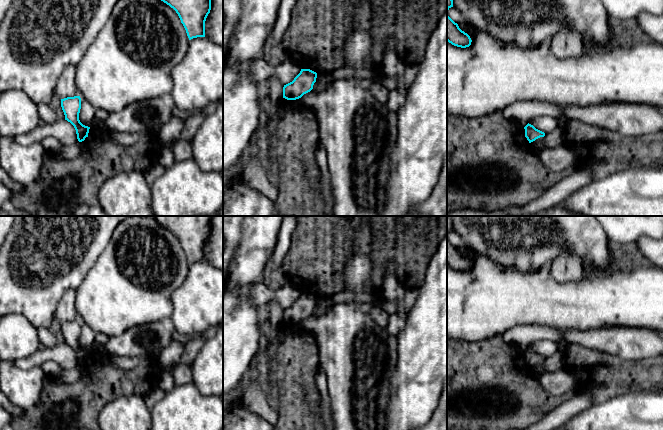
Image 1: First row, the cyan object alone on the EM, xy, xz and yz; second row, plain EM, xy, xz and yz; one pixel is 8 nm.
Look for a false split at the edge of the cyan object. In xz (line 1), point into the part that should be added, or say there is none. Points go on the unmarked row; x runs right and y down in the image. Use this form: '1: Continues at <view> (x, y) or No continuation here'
1: No continuation here

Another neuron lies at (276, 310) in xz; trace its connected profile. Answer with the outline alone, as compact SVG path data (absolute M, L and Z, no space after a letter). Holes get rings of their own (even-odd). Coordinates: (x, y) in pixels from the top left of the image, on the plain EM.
M275 299L271 300L268 305L270 308L269 322L273 328L278 328L283 323L284 308Z

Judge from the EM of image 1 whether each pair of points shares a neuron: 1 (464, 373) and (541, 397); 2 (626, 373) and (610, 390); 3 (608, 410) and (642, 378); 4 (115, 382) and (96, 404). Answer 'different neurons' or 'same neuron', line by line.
1: same neuron
2: same neuron
3: different neurons
4: same neuron

